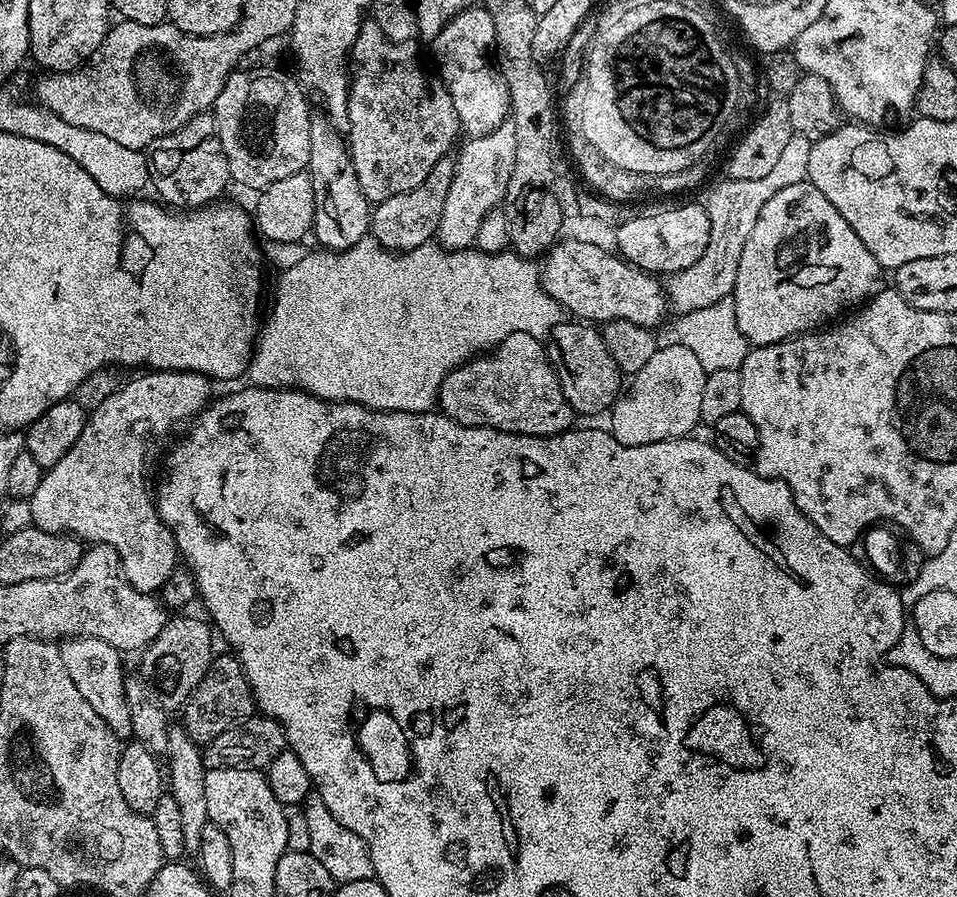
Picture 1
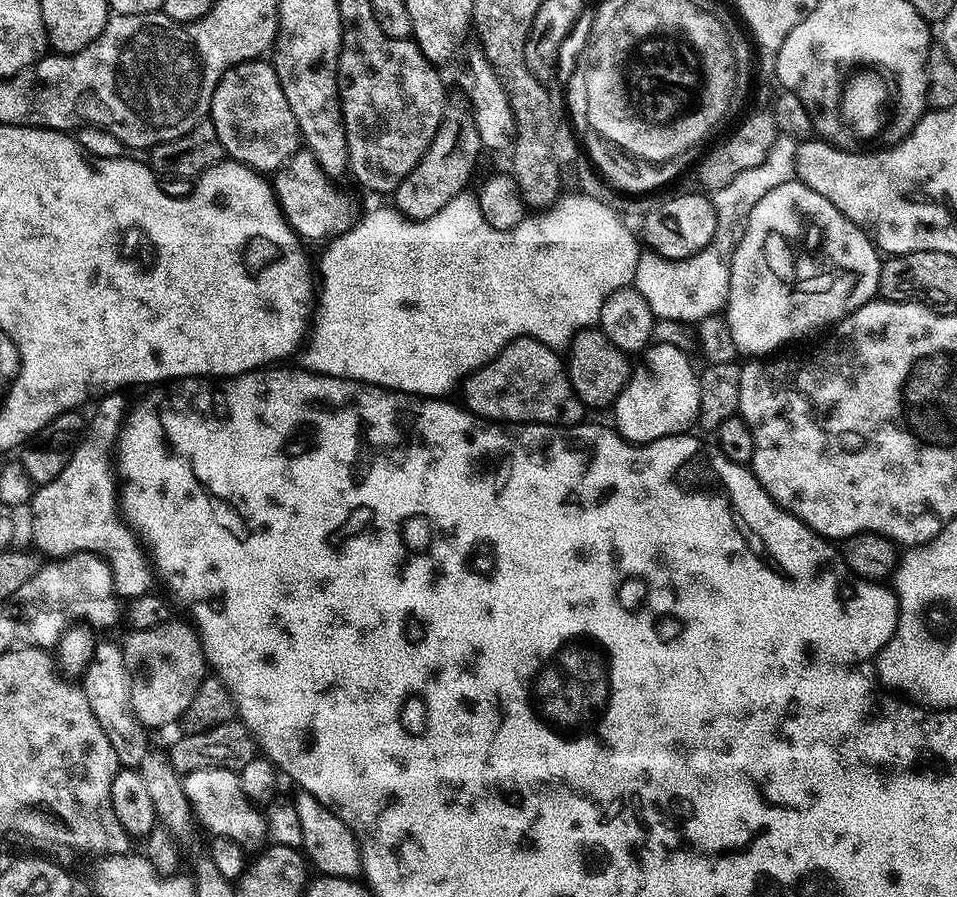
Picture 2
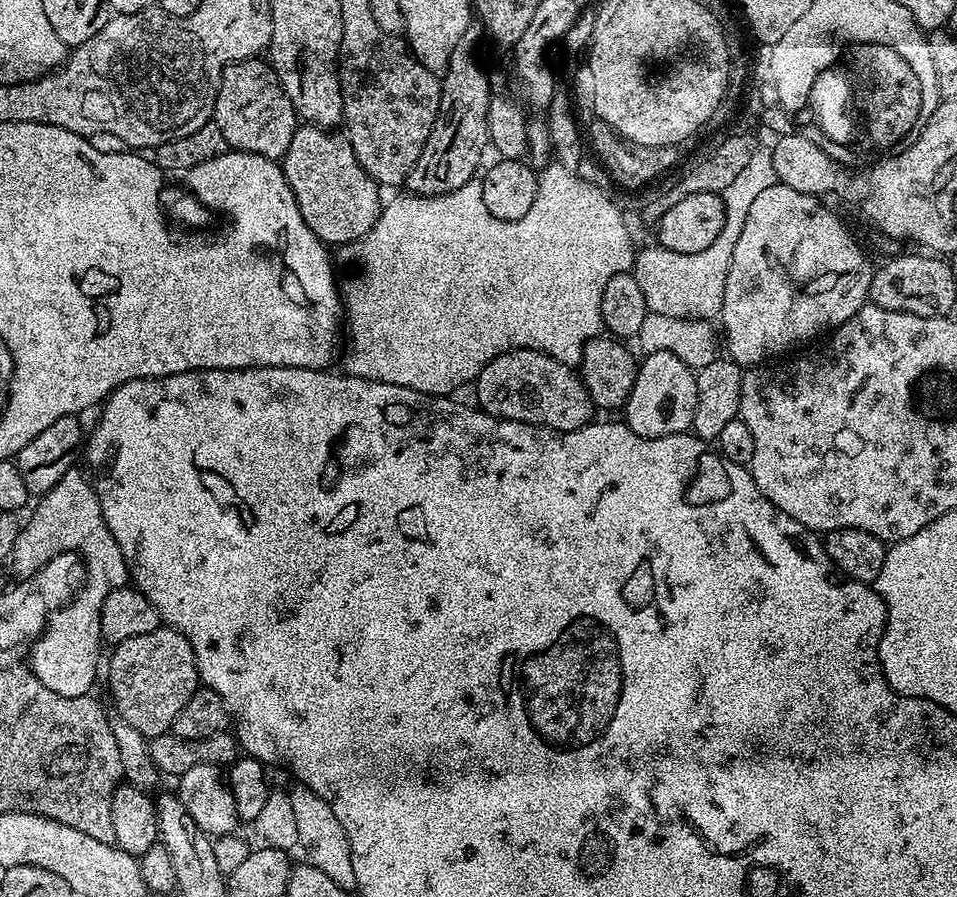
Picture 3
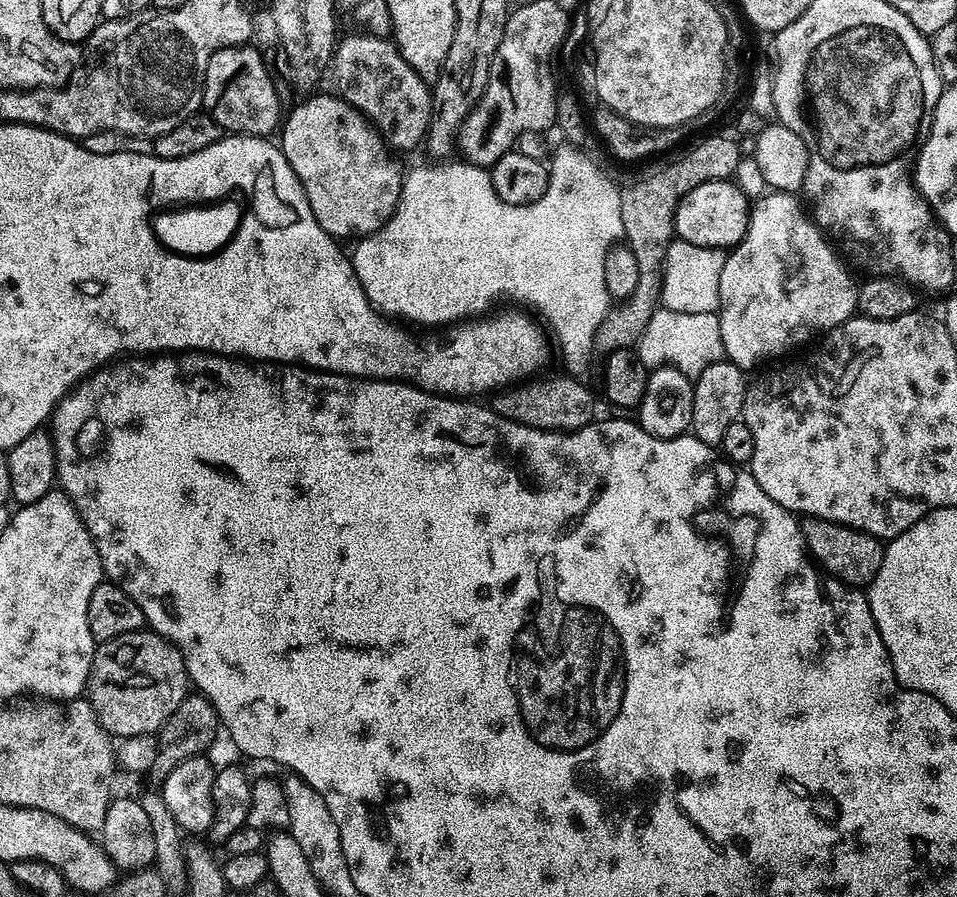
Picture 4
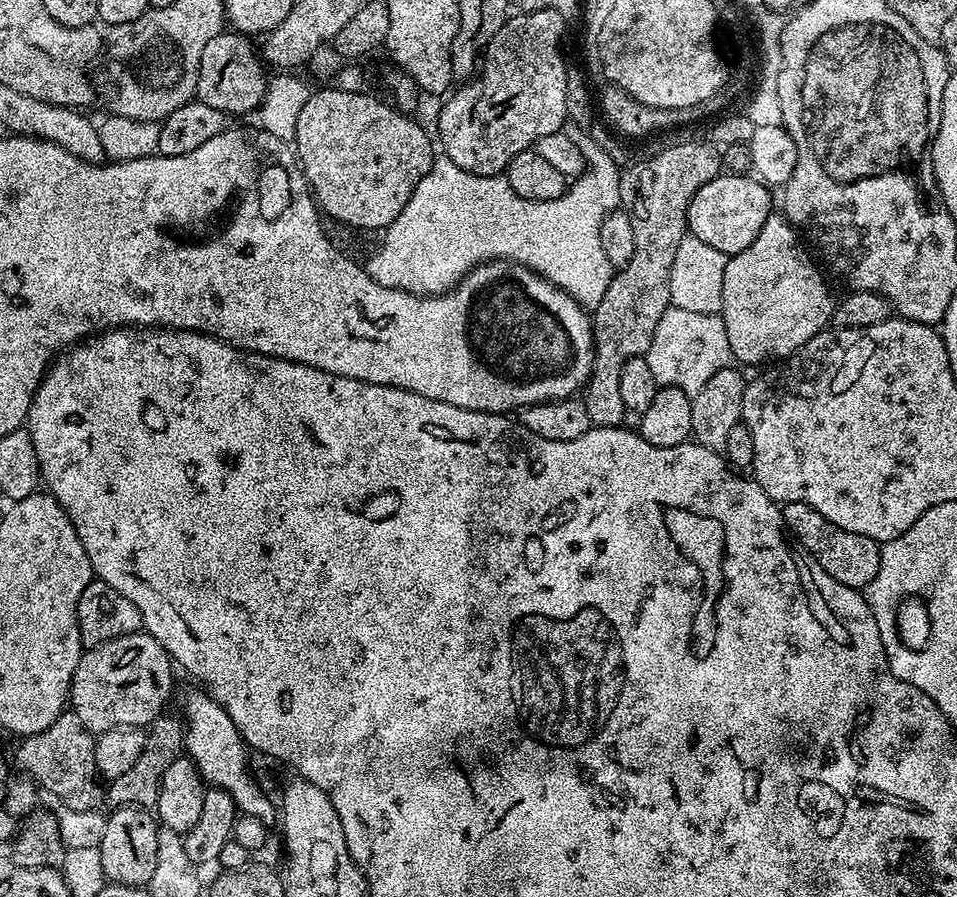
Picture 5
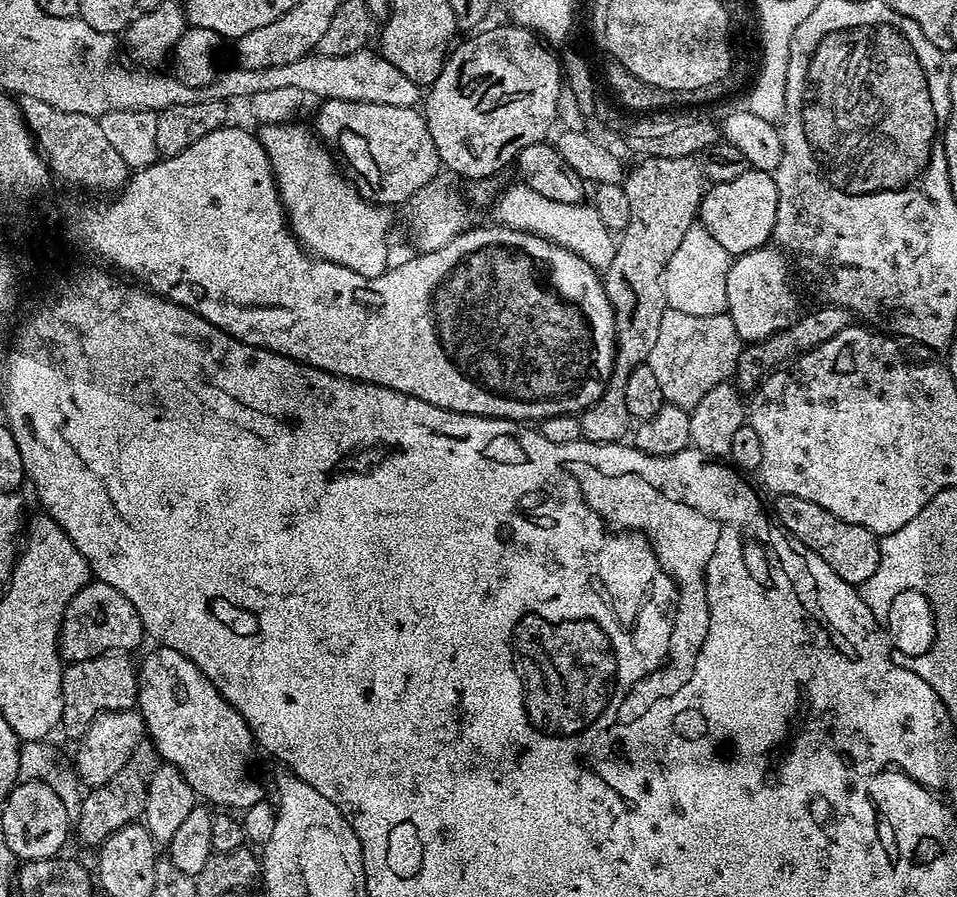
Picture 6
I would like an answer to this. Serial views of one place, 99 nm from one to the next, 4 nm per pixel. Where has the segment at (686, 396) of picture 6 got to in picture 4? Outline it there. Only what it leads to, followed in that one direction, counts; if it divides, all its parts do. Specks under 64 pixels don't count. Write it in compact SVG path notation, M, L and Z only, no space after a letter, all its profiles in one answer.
M663 306L657 307L650 318L650 322L646 322L646 330L636 341L634 351L650 370L654 368L677 368L682 374L686 374L690 378L700 376L702 370L706 370L706 366L714 366L714 362L725 359L722 331L716 312L682 314L678 310L670 310Z

